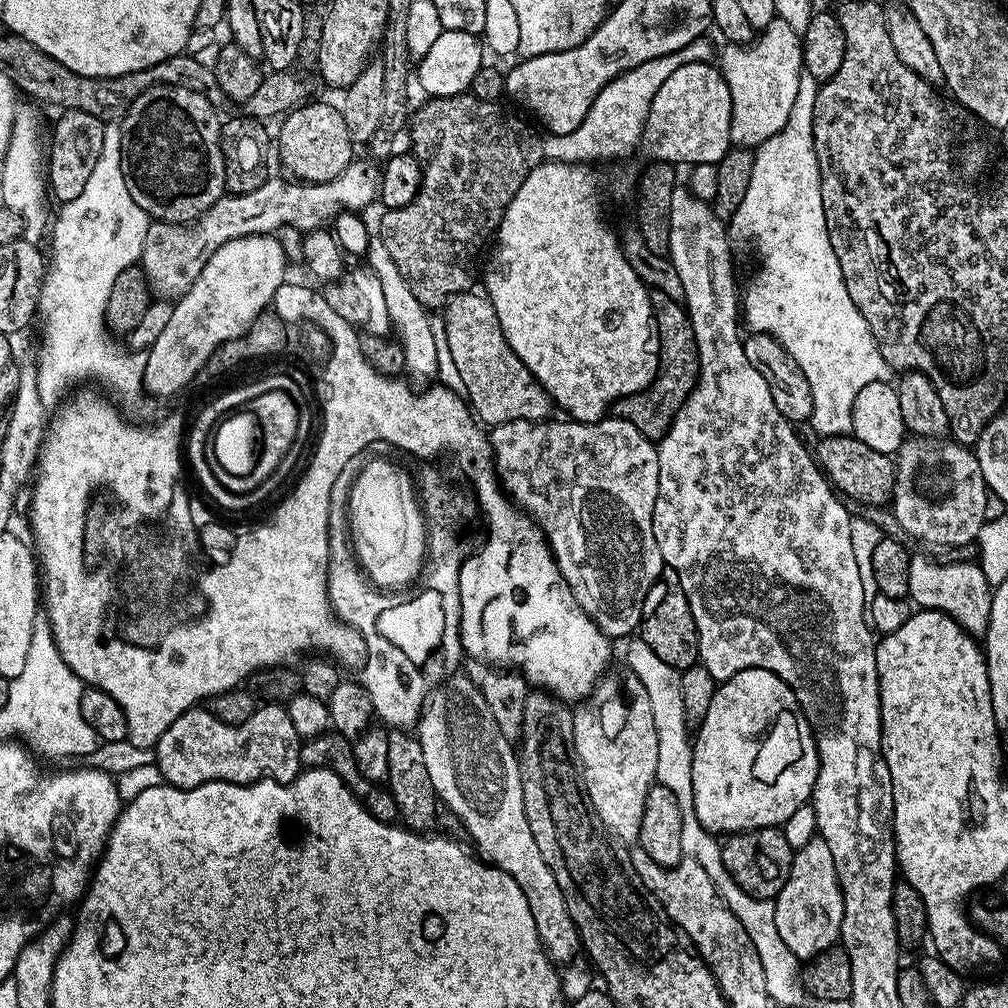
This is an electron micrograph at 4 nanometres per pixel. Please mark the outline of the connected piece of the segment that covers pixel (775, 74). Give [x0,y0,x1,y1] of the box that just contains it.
[718,19,804,150]

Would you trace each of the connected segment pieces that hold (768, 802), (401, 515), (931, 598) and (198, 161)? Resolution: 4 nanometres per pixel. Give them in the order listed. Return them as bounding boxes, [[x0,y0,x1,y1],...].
[[692,668,820,834],[347,458,427,590],[908,555,993,638],[119,84,225,225]]

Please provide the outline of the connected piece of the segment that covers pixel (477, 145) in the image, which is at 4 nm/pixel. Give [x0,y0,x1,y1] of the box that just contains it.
[380,94,544,306]

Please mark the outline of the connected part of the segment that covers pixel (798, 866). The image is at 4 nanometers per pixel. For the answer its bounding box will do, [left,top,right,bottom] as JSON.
[774,834,844,960]

